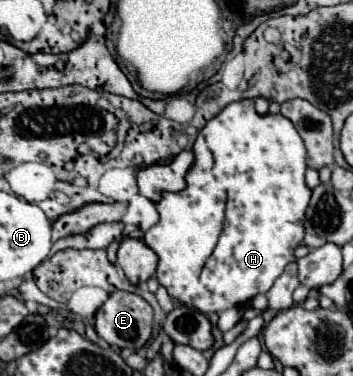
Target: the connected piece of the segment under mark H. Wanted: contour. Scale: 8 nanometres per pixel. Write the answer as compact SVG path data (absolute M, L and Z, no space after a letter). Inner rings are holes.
M240 100L228 104L200 130L194 154L196 162L185 177L186 188L182 192L164 192L160 202L155 204L160 212L160 222L144 234L144 244L156 252L156 278L172 298L190 304L204 314L220 314L226 308L244 306L260 292L266 294L284 266L294 260L294 250L304 238L304 212L312 194L304 182L306 148L288 118L282 114L258 116L252 100Z

